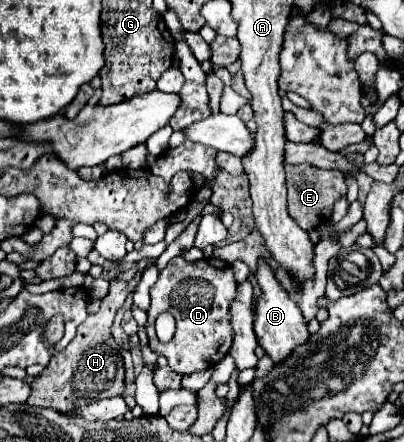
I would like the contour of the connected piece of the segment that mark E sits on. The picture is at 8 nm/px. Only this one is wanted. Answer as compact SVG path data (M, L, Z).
M285 165L287 173L287 201L289 201L289 215L295 219L295 223L311 231L323 223L329 221L333 203L347 193L347 185L343 179L343 173L337 169L319 169L313 165Z

